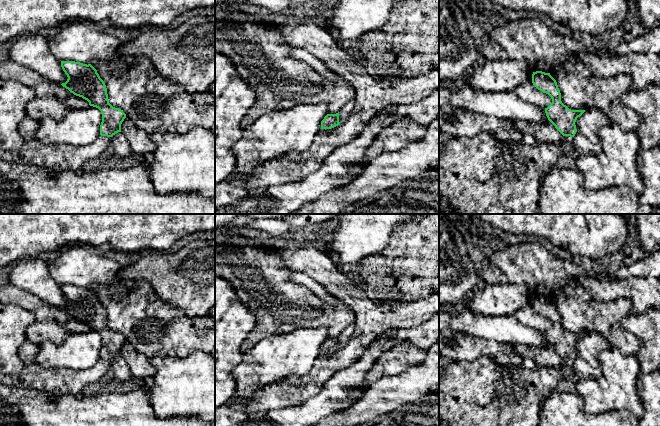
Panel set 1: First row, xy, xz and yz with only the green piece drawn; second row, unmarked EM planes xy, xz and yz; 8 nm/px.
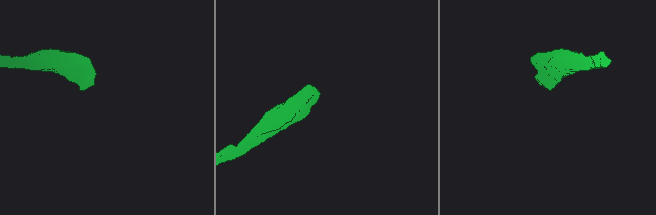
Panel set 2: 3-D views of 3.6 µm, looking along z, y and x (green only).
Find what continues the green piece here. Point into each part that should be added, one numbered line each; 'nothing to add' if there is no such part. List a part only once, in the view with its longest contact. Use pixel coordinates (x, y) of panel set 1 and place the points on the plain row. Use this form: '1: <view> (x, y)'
1: xz (345, 335)

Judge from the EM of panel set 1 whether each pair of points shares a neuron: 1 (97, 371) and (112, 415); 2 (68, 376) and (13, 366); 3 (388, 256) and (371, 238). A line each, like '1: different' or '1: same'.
1: different
2: different
3: different

